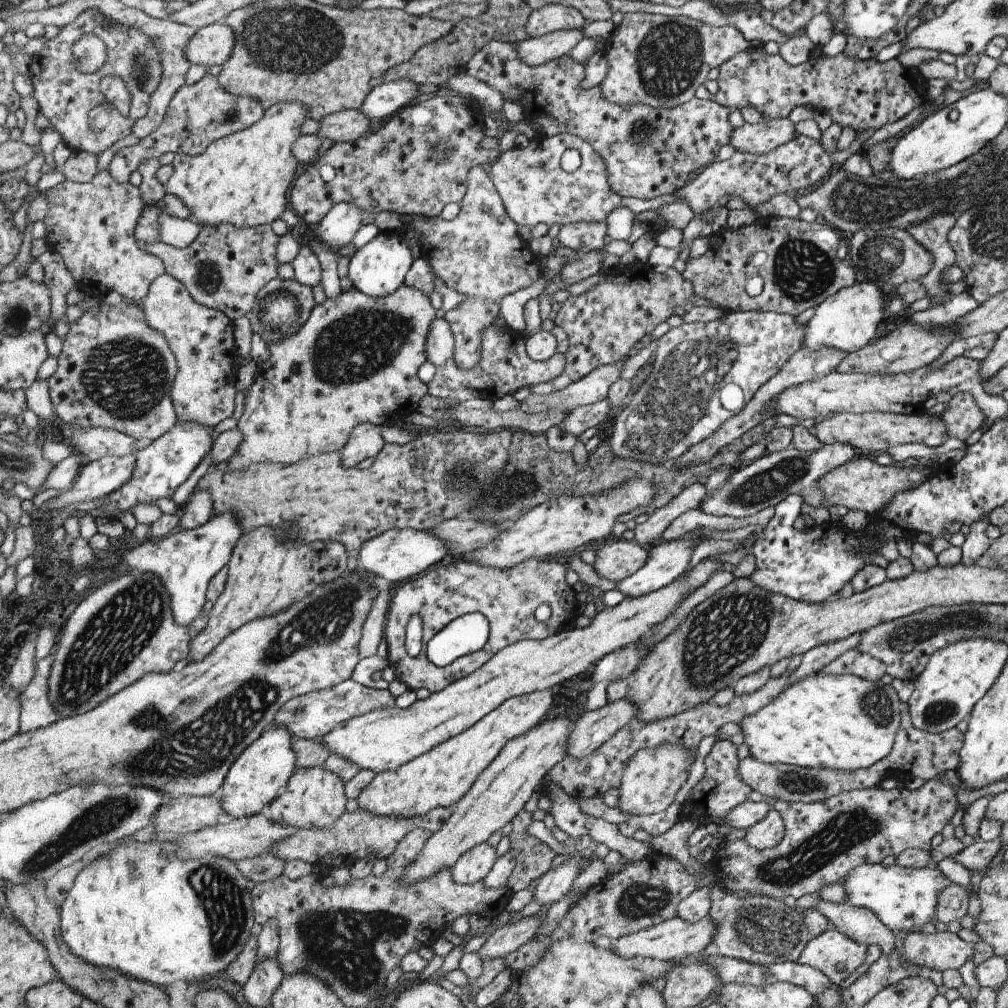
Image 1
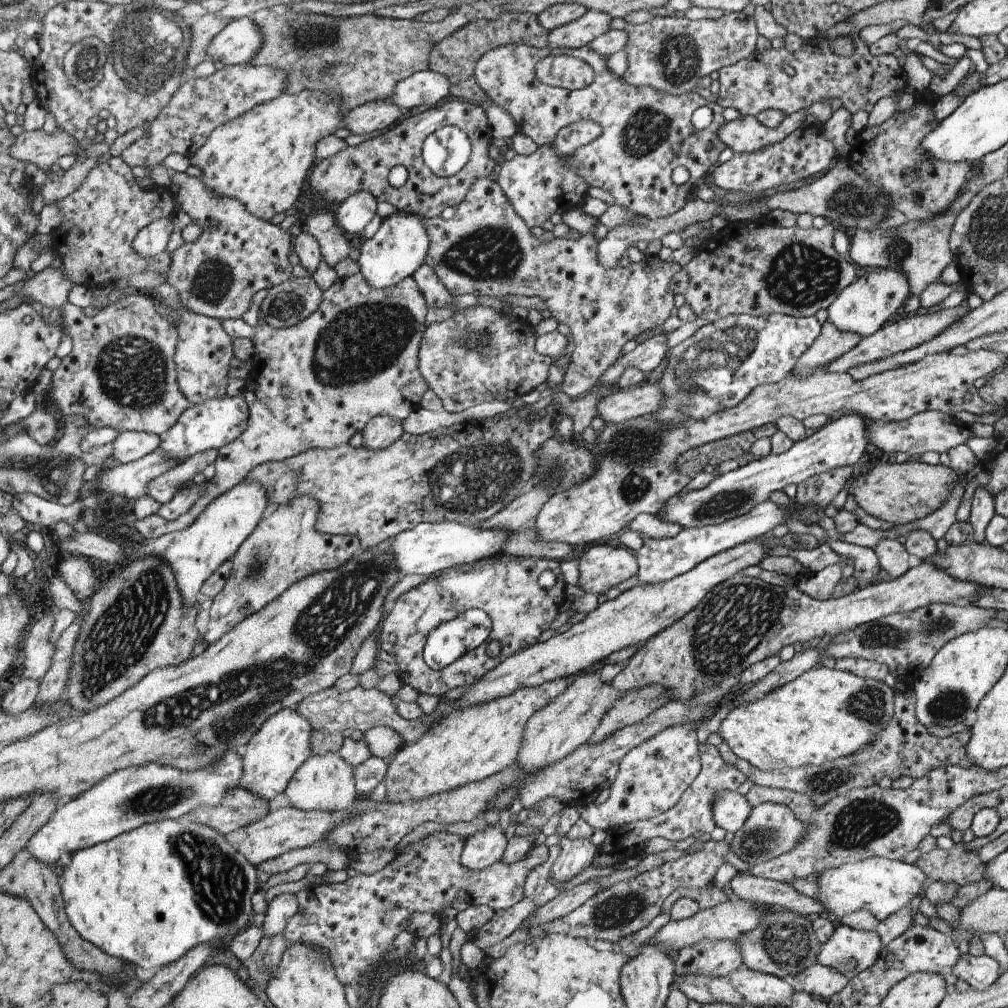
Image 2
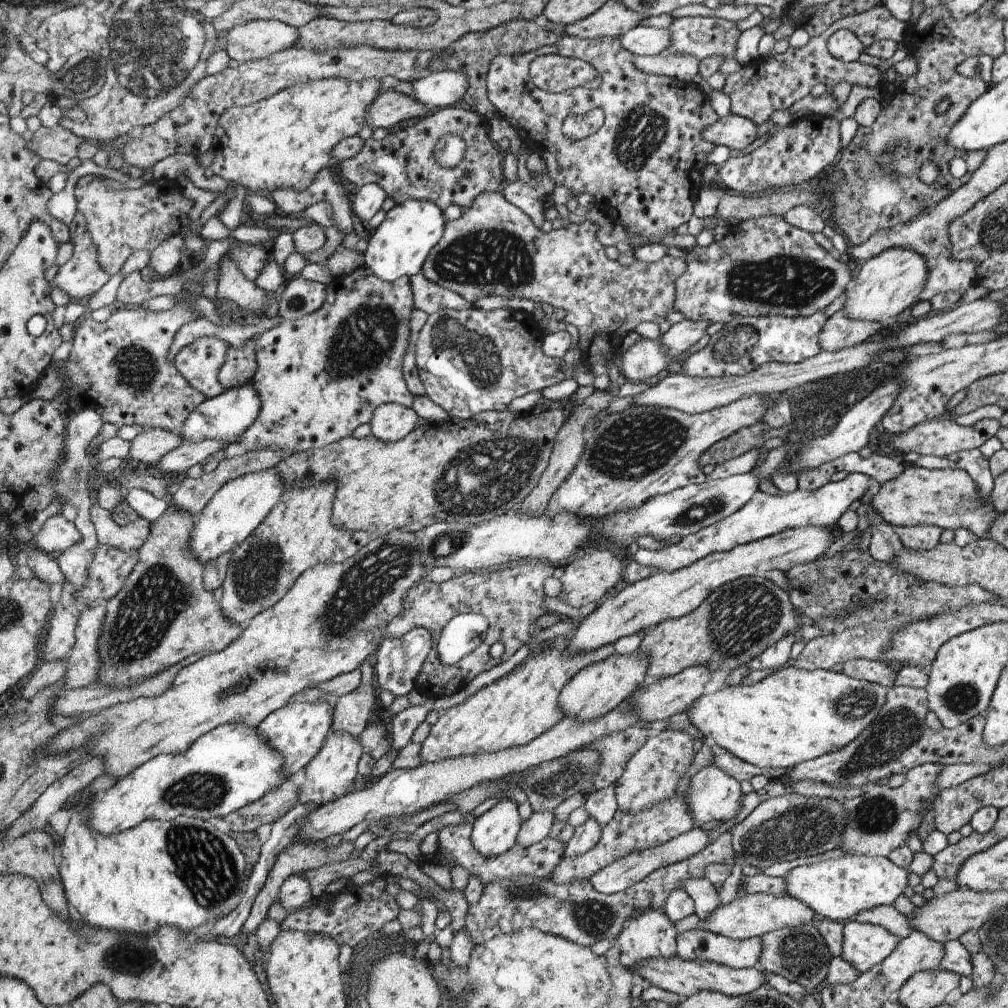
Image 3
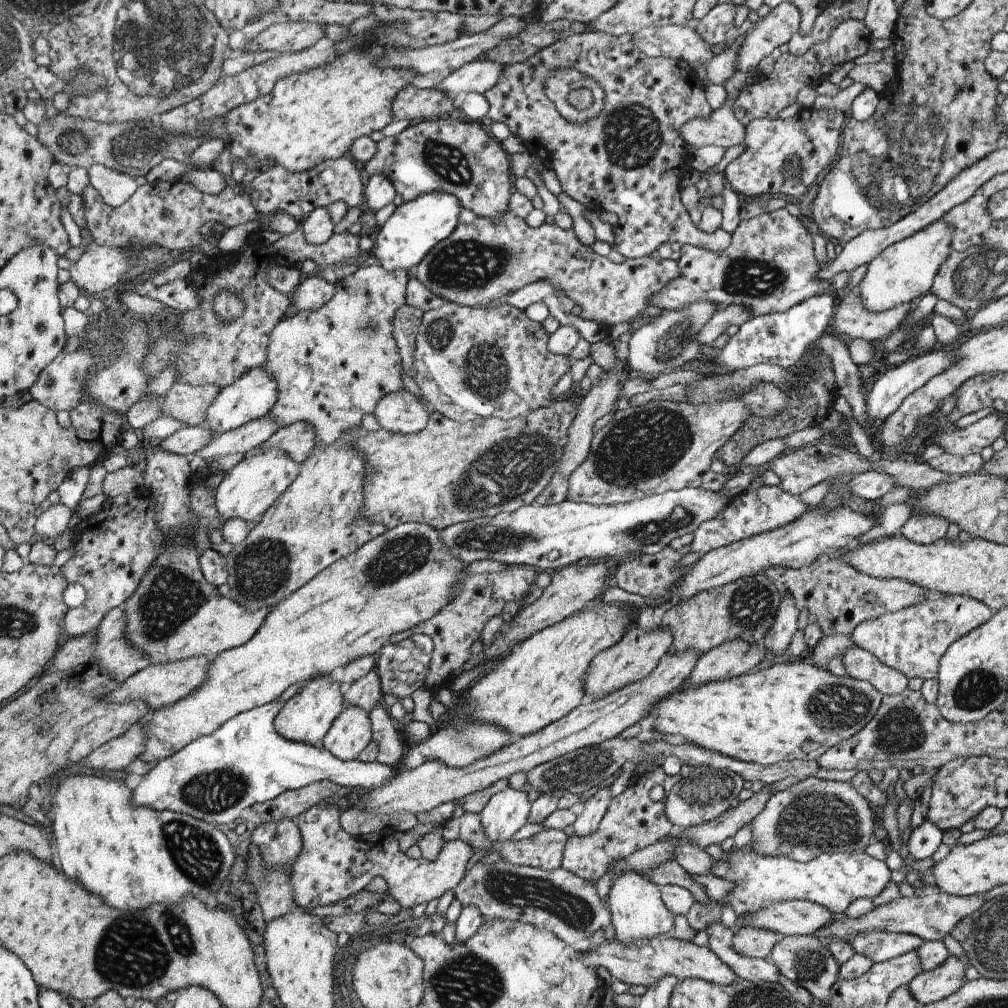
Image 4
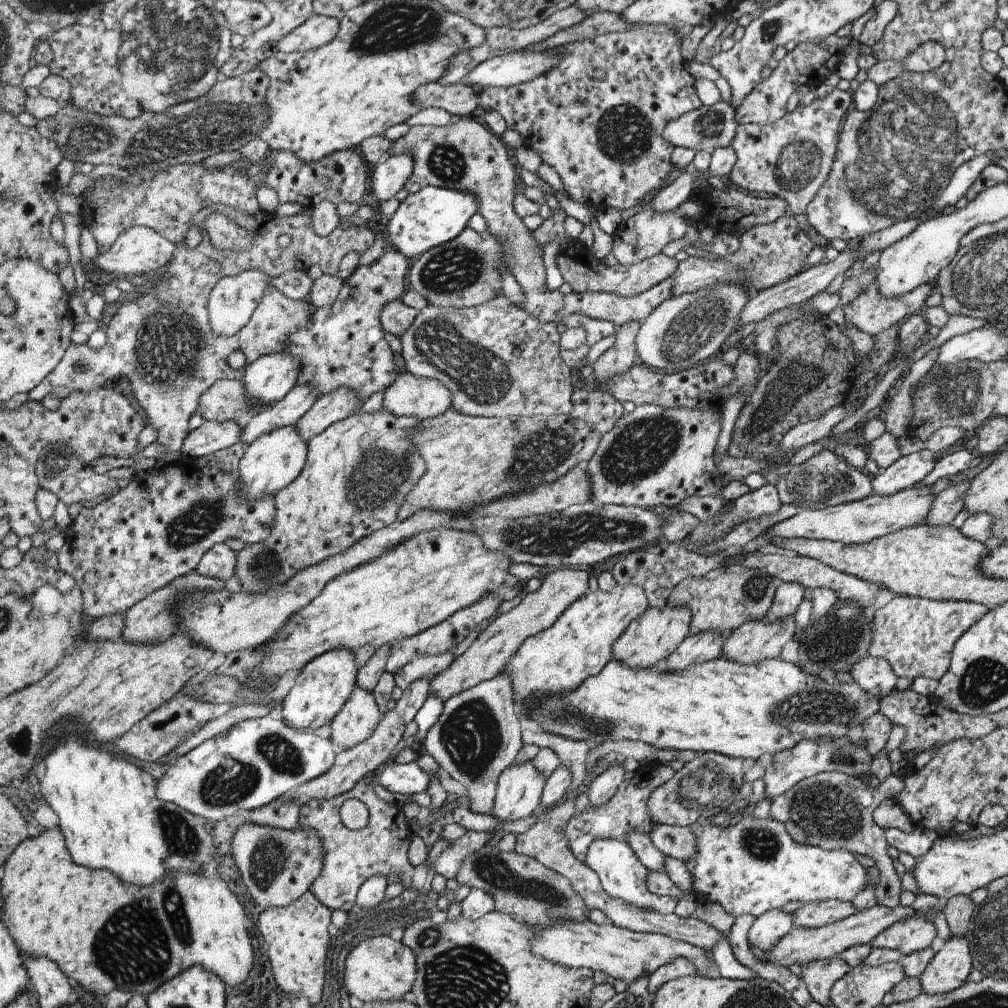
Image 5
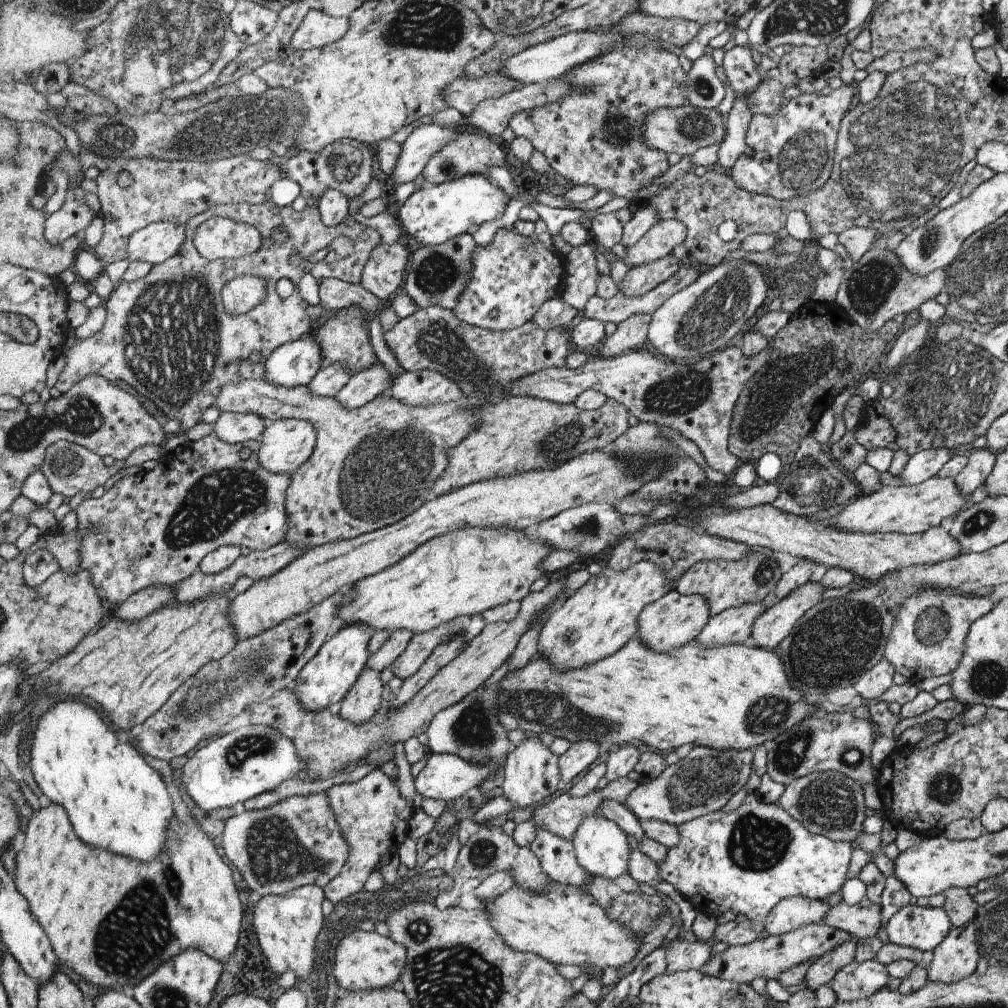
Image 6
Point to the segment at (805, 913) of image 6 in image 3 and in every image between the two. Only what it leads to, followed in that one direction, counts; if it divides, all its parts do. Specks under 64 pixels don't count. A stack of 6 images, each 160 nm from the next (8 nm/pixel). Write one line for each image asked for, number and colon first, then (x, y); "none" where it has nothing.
3: (697, 943)
4: (755, 942)
5: (767, 929)

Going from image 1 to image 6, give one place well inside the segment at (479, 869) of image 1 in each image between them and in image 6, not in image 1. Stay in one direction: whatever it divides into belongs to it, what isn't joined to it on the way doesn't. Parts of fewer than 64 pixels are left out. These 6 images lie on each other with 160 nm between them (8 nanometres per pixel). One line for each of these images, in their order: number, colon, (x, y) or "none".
2: (483, 848)
3: (494, 828)
4: (507, 810)
5: (517, 791)
6: (530, 771)

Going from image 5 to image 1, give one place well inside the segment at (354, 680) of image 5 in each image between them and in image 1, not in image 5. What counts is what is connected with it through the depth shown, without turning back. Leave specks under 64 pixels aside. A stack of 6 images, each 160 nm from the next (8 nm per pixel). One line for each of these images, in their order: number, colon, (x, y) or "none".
1: (261, 774)
2: (284, 742)
3: (299, 730)
4: (306, 717)

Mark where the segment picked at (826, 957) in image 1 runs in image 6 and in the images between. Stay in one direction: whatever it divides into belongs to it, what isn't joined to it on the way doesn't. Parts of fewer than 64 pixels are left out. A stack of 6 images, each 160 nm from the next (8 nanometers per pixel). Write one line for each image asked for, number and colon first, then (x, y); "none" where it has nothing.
2: (848, 951)
3: (863, 945)
4: (879, 946)
5: (914, 934)
6: (923, 928)

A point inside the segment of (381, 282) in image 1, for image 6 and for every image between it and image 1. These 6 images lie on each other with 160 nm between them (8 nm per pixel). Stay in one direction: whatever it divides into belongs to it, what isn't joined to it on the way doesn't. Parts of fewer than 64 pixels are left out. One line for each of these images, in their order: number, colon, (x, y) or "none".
2: (398, 250)
3: (411, 229)
4: (415, 227)
5: (434, 215)
6: (434, 214)

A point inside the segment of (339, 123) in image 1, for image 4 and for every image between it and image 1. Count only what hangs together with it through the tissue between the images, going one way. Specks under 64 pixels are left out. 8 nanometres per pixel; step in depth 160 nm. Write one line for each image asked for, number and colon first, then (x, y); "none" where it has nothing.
2: (373, 117)
3: (390, 108)
4: (411, 103)

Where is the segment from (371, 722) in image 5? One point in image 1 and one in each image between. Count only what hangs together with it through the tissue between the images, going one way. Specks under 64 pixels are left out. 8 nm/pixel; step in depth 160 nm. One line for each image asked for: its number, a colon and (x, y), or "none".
1: (315, 798)
2: (326, 782)
3: (332, 773)
4: (350, 734)

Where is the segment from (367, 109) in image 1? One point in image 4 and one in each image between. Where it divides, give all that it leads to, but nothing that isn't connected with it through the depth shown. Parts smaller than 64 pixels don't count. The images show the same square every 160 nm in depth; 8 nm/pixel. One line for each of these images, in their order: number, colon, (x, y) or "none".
2: (425, 88)
3: (439, 89)
4: (477, 76)

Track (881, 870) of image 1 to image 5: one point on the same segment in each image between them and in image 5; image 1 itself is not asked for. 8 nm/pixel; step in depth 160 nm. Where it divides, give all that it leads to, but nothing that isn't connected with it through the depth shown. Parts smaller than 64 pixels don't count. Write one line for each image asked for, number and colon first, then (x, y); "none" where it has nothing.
2: (879, 886)
3: (836, 889)
4: (833, 880)
5: (752, 867)

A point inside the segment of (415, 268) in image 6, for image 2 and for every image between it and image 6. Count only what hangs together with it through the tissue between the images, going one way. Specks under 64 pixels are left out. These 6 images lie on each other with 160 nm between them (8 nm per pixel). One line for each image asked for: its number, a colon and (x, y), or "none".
2: (485, 249)
3: (493, 248)
4: (480, 262)
5: (464, 272)

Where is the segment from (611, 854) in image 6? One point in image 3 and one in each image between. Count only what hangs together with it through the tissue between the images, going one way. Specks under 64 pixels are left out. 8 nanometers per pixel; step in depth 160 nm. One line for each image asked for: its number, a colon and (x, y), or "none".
3: (649, 934)
4: (637, 912)
5: (621, 875)

